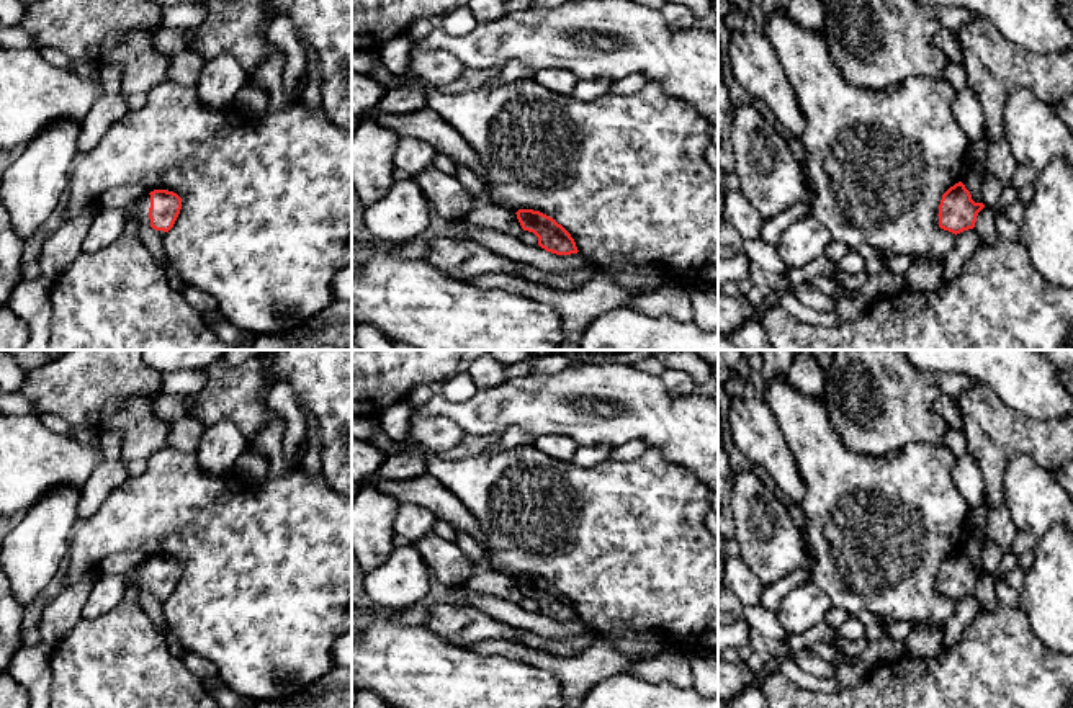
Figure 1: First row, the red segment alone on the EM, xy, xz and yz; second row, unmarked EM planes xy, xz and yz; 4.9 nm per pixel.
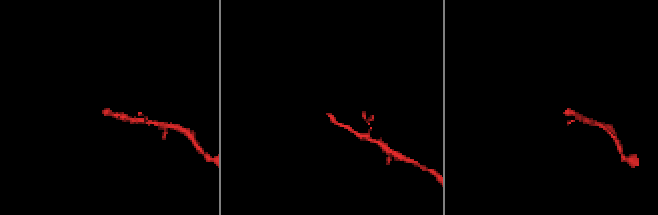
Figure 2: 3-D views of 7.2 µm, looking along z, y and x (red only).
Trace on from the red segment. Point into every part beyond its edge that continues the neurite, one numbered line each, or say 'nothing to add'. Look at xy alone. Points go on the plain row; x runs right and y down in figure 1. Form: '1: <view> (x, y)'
1: xy (139, 578)

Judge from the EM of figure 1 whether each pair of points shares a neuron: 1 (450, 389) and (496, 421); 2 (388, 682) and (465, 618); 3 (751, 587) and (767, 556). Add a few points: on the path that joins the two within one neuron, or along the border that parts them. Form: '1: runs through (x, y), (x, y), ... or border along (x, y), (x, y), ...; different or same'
1: border along (476, 389), (458, 403), (439, 394); different
2: border along (422, 625), (444, 640), (466, 648); different
3: border along (740, 555), (743, 563), (766, 586); different

